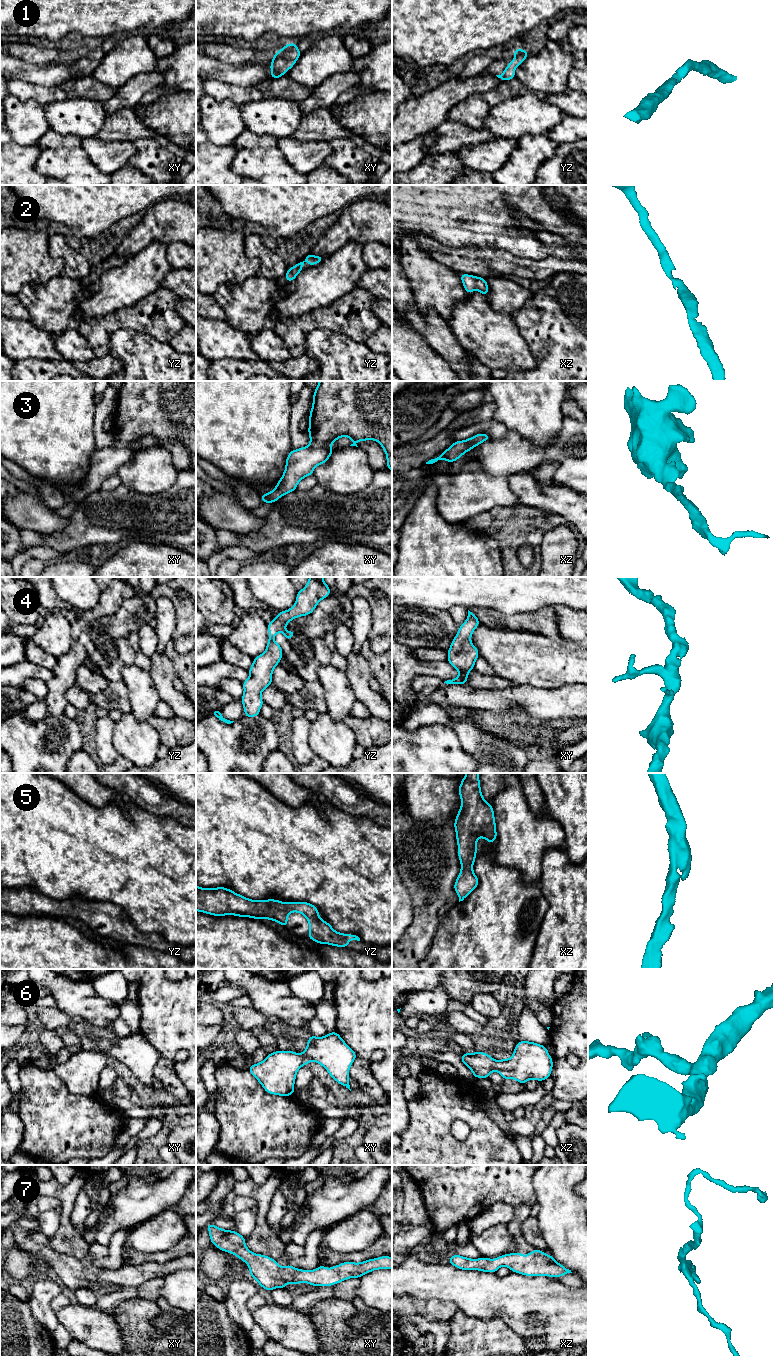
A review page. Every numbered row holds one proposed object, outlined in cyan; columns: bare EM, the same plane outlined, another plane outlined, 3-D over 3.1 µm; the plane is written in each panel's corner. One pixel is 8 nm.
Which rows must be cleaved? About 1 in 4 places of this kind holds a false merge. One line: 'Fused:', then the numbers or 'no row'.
Fused: no row

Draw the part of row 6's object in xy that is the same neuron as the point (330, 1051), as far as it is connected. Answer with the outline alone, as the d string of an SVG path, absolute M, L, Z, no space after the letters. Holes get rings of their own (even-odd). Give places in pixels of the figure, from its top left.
M335 1031L323 1037L310 1035L301 1054L277 1050L268 1054L262 1062L248 1067L248 1070L267 1093L287 1097L295 1092L298 1070L314 1061L322 1065L336 1082L351 1091L349 1069L356 1058L356 1053Z

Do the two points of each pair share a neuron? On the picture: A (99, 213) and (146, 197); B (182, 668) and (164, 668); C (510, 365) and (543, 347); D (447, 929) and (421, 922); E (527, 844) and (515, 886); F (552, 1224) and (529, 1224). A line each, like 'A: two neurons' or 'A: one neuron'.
A: one neuron
B: two neurons
C: two neurons
D: two neurons
E: two neurons
F: two neurons

